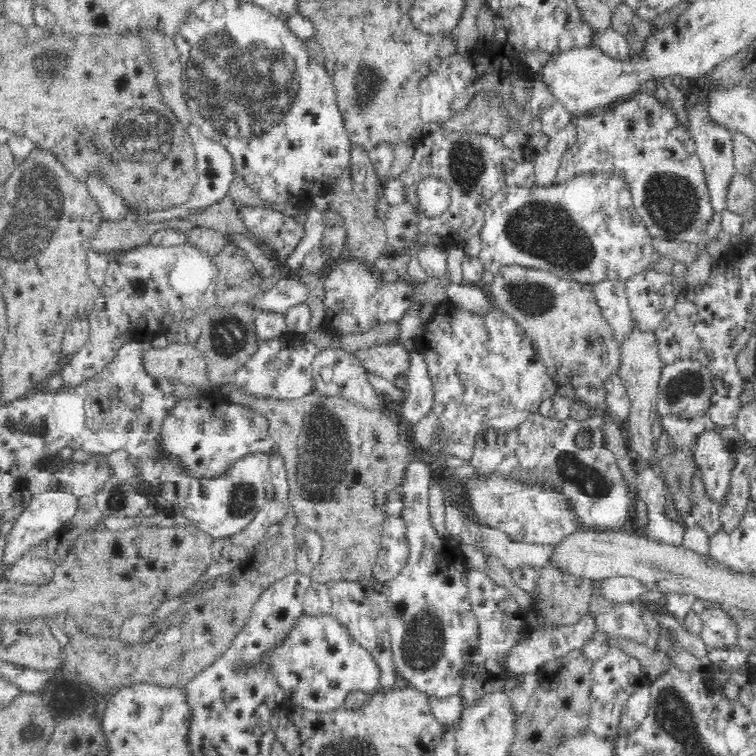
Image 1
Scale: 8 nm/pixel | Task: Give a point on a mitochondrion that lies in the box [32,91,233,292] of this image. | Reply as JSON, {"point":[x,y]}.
{"point":[150,150]}

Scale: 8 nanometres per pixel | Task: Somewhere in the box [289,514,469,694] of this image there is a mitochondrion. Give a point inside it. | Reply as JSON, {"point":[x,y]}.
{"point":[425,625]}

